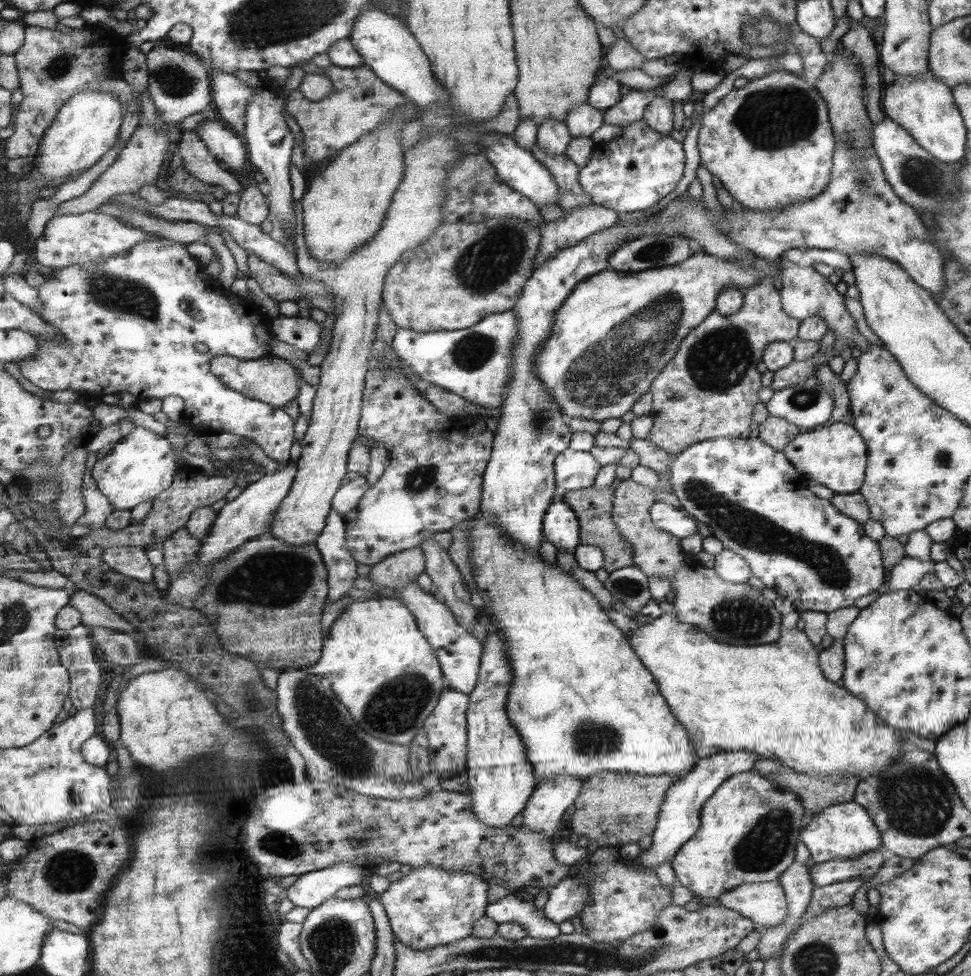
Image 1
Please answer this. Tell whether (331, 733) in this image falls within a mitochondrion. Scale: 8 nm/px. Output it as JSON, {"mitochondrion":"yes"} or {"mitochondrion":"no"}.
{"mitochondrion":"yes"}

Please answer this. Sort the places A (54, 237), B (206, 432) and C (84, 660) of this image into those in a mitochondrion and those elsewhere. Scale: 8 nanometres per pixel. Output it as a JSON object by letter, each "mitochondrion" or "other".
{"A":"other","B":"other","C":"other"}

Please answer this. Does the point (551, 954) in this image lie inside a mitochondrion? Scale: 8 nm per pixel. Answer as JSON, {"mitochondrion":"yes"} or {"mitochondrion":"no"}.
{"mitochondrion":"yes"}

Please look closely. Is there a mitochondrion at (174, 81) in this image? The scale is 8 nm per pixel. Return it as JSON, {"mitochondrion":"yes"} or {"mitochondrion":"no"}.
{"mitochondrion":"yes"}

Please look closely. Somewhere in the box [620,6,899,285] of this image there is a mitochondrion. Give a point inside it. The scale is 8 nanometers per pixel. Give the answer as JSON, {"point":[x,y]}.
{"point":[774,118]}

